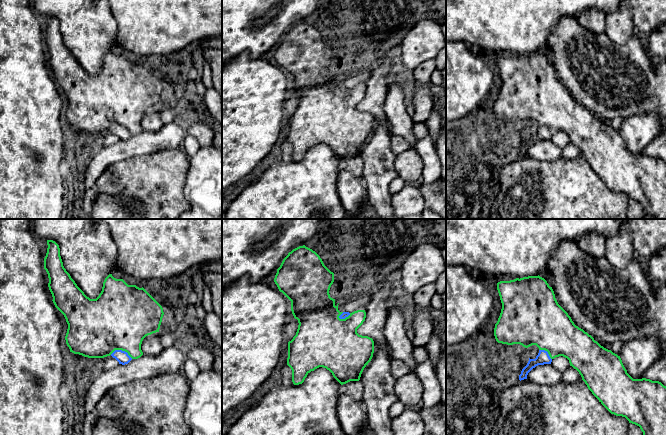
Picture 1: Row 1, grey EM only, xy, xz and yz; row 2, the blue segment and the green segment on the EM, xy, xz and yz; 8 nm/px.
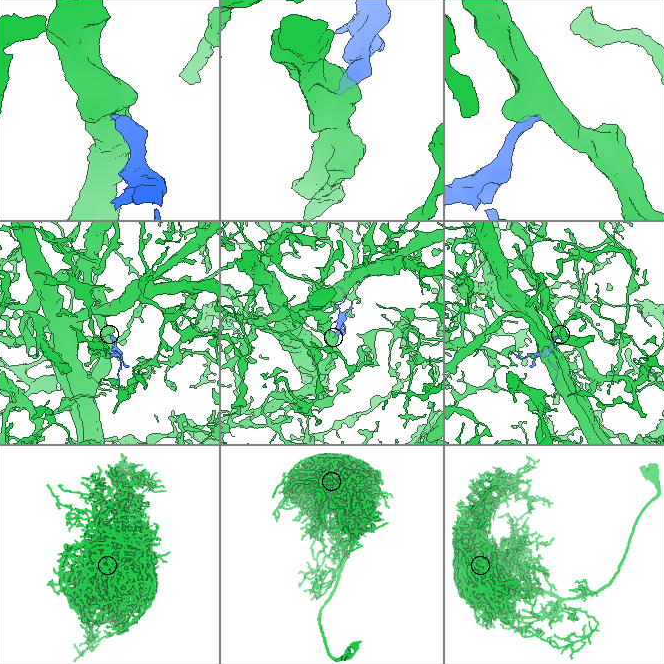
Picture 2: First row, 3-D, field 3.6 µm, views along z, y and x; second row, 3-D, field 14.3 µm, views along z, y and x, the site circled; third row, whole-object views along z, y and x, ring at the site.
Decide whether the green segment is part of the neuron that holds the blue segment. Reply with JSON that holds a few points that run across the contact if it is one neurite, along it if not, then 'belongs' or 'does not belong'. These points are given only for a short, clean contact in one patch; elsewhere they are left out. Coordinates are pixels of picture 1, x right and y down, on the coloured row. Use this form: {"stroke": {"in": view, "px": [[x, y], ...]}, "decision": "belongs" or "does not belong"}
{"stroke": {"in": "xy", "px": [[122, 357], [121, 350], [118, 319]]}, "decision": "belongs"}

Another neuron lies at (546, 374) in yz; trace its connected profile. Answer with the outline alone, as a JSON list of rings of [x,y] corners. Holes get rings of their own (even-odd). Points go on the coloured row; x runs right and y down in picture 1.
[[[544,364],[533,368],[527,379],[539,385],[552,385],[562,381],[562,374],[552,364]]]

